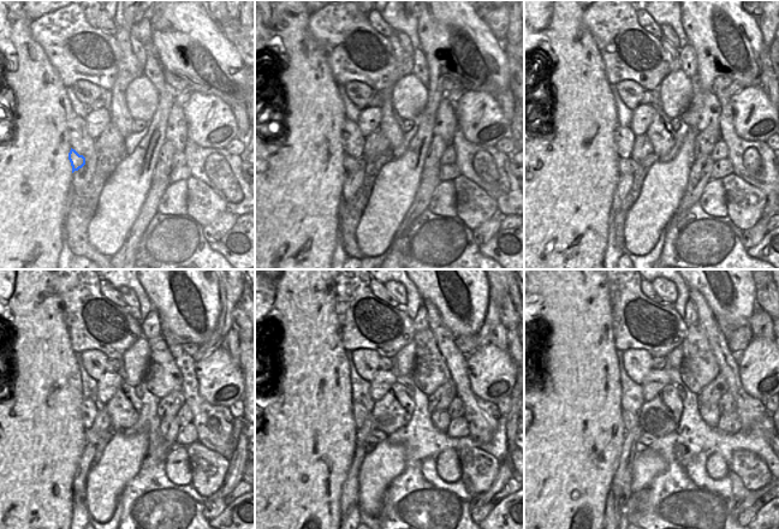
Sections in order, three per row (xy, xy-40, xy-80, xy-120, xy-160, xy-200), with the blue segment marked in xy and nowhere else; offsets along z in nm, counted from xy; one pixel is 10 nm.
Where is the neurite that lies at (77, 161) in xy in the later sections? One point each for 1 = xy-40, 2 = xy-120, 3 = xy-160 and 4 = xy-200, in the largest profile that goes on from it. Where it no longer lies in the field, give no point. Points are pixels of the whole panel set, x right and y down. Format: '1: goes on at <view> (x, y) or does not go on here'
1: goes on at xy-40 (350, 164)
2: goes on at xy-120 (94, 438)
3: goes on at xy-160 (376, 437)
4: goes on at xy-200 (646, 439)

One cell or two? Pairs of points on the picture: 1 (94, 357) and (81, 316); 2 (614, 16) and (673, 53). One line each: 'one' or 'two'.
1: two
2: two

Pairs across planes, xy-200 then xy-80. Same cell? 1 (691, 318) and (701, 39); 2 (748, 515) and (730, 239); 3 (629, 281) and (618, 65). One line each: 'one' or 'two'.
1: two
2: two
3: one

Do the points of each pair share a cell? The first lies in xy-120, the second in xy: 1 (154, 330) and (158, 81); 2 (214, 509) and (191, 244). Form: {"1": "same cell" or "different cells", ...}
{"1": "same cell", "2": "different cells"}

